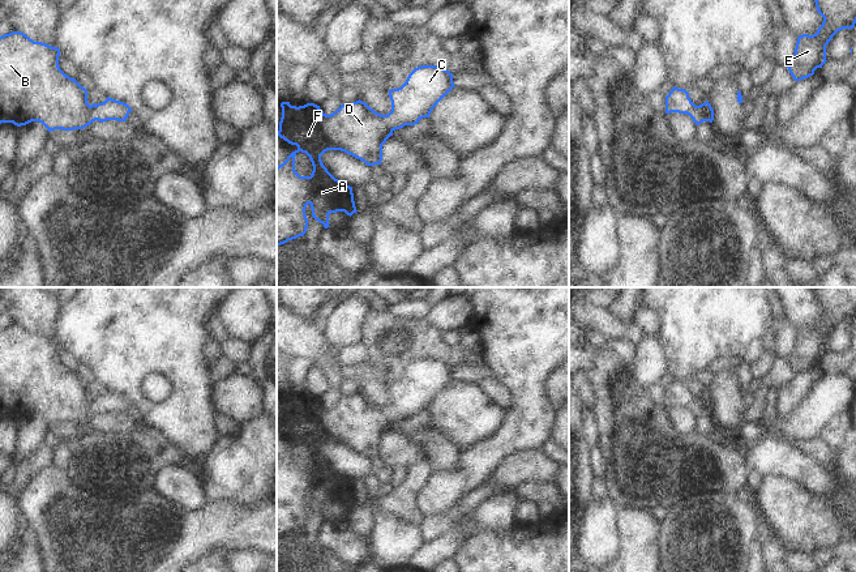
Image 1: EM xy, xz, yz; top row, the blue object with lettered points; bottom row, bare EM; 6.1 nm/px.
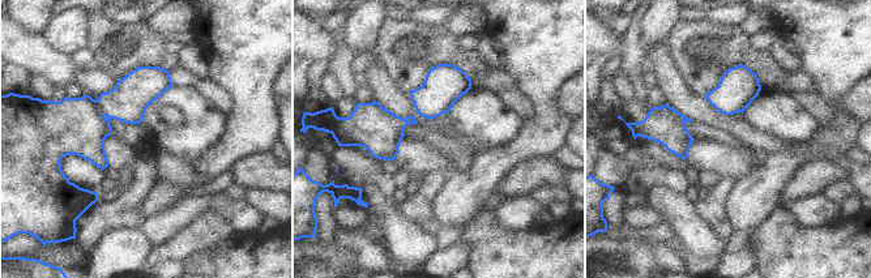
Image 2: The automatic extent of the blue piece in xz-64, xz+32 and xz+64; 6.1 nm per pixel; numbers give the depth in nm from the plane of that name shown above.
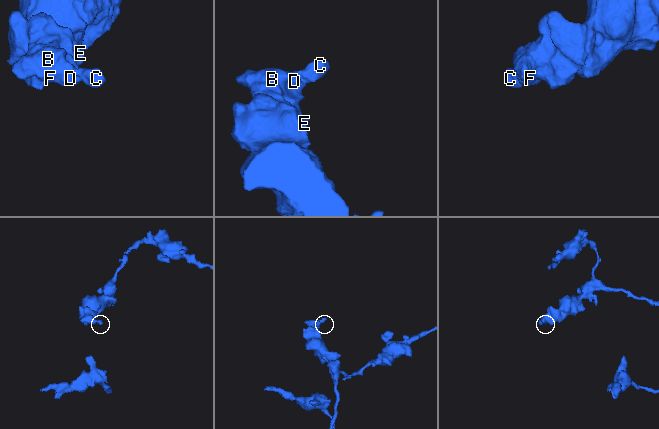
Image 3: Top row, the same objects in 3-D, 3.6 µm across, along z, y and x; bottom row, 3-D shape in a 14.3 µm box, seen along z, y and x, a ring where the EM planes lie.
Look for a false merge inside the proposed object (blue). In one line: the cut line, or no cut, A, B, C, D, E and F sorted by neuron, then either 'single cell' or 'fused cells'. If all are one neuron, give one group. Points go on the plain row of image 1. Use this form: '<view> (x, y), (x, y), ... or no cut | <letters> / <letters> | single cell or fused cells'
no cut | A B C D E F | single cell

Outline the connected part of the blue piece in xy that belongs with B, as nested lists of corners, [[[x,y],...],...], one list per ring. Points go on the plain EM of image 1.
[[[21,324],[0,329],[0,417],[21,419],[39,414],[51,424],[84,422],[95,413],[127,414],[132,401],[124,394],[107,389],[104,394],[90,398],[87,383],[60,362],[59,349],[57,340],[34,334]]]

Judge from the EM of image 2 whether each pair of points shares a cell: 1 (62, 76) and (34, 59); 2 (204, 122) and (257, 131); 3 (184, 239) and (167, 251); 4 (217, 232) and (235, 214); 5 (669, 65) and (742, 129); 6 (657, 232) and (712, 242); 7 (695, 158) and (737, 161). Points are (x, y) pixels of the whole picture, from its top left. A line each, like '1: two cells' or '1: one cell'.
1: one cell
2: two cells
3: one cell
4: two cells
5: one cell
6: two cells
7: one cell

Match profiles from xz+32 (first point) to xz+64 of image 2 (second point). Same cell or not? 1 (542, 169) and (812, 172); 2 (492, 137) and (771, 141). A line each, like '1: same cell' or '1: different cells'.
1: same cell
2: different cells

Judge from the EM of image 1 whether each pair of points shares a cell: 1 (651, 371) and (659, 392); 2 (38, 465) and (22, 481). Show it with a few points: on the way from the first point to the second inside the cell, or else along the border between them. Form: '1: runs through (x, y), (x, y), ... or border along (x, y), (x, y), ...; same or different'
1: border along (659, 383), (646, 388); different
2: runs through (34, 468), (25, 477); same

